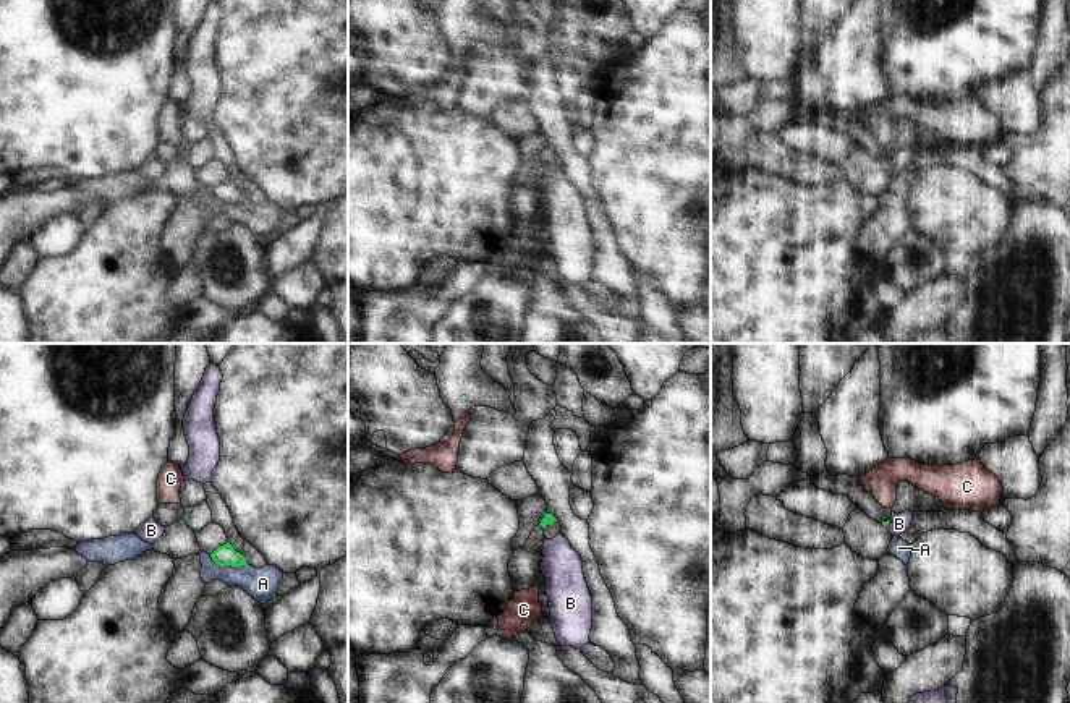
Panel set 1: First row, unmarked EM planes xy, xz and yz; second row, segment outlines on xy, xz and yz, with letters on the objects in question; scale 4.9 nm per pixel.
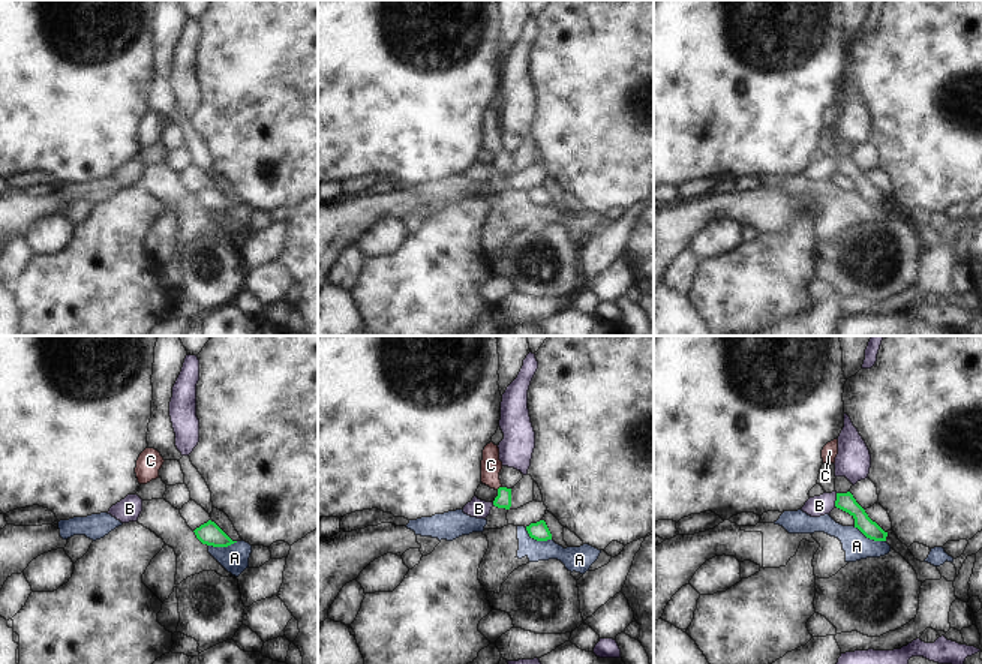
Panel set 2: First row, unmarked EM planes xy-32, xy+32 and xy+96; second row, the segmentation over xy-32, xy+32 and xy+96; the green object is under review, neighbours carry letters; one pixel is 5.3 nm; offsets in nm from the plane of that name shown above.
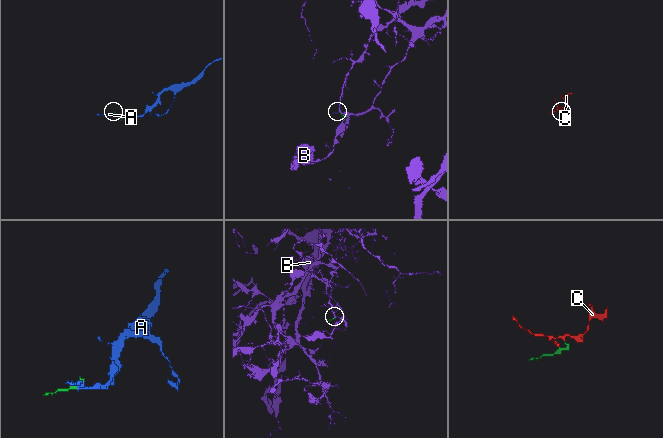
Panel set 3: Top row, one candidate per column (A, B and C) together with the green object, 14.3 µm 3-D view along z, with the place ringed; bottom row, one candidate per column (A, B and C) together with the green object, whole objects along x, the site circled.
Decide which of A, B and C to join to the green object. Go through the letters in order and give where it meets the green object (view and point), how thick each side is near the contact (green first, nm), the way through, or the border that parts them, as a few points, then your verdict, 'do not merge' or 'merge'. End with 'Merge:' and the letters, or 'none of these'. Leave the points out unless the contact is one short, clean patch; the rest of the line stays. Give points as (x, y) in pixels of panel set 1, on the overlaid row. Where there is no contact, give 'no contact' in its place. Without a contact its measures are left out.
A: meets green in xy at (227, 564); 100 nm thick on the green side, 160 nm on the other; border along xy (209, 554), (220, 566), (246, 564); do not merge
B: meets green in yz at (887, 524); 20 nm thick on the green side, 100 nm on the other; border along yz (889, 520), (886, 525); do not merge
C: meets green in xz at (541, 522); 50 nm thick on the green side, 20 nm on the other; runs through xz (547, 519), (541, 522), (539, 519); merge
Merge: C

